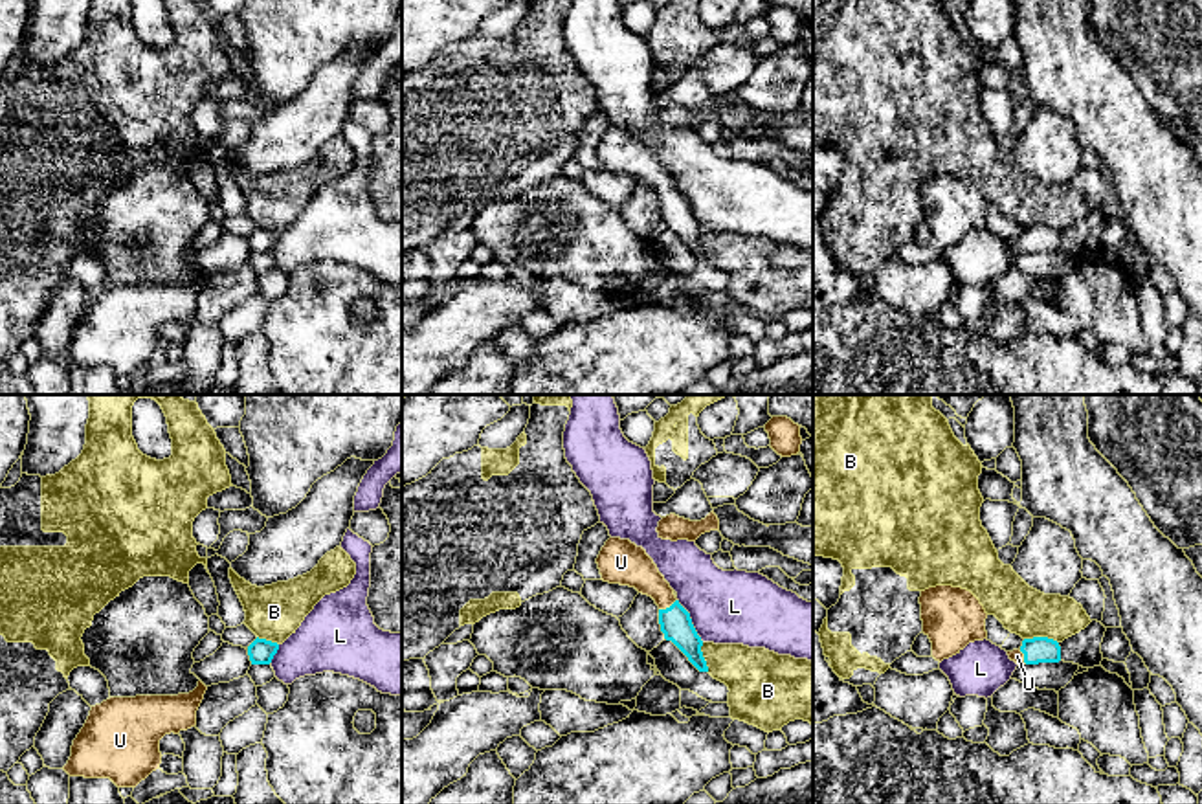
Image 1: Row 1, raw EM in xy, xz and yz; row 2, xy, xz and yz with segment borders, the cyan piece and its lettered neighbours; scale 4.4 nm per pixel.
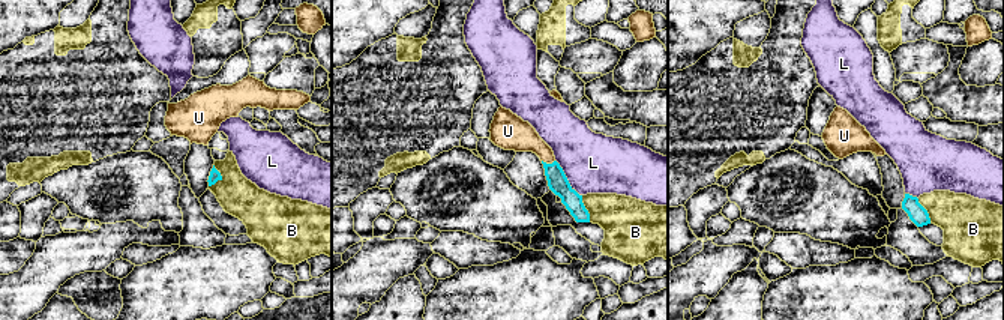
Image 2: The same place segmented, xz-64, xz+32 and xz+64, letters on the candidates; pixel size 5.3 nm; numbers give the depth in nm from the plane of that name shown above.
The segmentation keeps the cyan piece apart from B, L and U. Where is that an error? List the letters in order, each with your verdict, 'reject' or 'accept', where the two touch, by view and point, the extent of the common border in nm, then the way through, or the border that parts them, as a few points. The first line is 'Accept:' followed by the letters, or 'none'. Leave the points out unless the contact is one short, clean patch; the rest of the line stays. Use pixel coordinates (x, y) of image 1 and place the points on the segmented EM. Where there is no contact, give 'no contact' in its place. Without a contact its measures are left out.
Accept: U
B: reject; contact yz (1041, 637); length 150 nm
L: reject; contact xz (690, 621); length 220 nm
U: accept; contact xz (667, 608); length 90 nm

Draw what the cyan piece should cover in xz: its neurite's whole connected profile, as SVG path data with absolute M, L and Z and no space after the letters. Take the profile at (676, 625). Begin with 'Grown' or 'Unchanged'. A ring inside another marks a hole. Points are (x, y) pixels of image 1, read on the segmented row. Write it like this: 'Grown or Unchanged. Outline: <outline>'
Grown. Outline: M609 538L596 564L602 575L600 580L629 586L651 597L659 606L659 624L664 639L672 641L699 672L708 672L701 652L703 641L692 624L690 613L679 604L673 589L642 547L629 540Z

